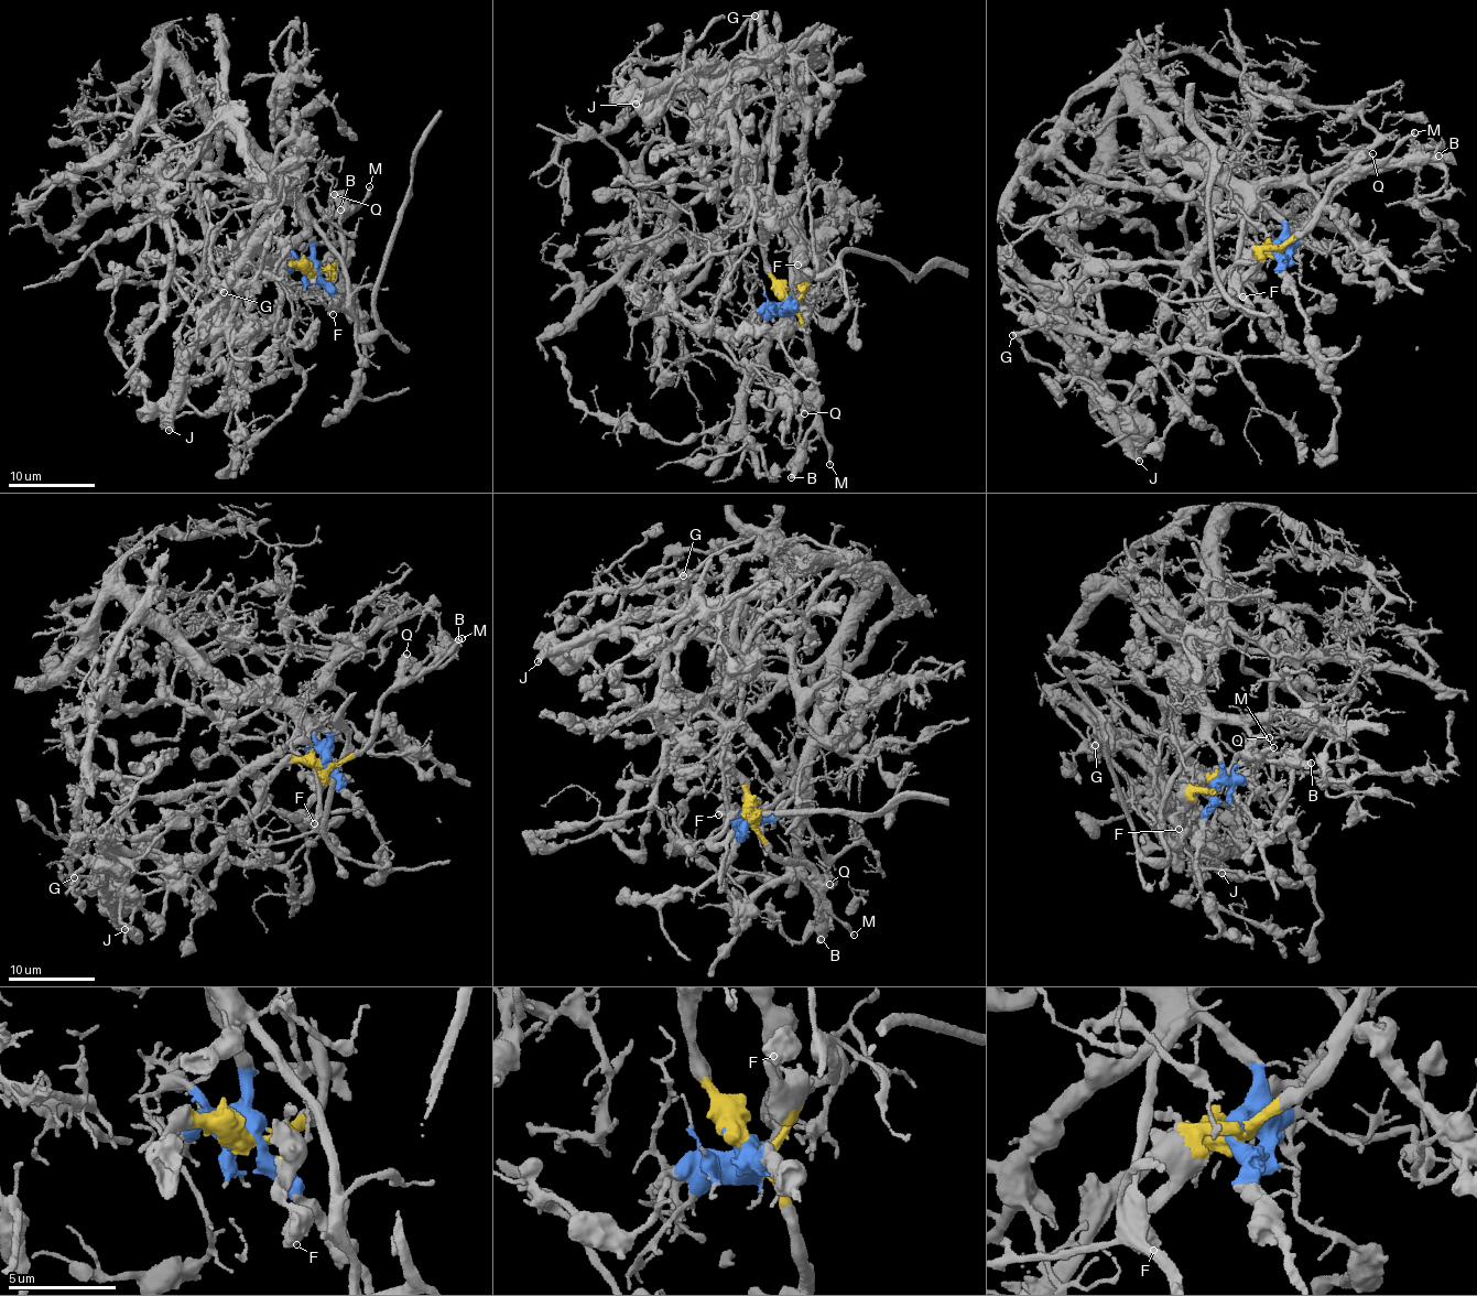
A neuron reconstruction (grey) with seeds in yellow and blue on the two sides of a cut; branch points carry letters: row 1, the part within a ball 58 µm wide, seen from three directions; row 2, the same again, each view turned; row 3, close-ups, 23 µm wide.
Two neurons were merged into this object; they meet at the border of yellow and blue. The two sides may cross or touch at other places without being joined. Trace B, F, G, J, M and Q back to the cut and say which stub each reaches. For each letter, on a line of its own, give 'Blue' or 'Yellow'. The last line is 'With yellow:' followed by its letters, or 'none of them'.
B: Yellow
F: Yellow
G: Yellow
J: Yellow
M: Yellow
Q: Yellow
With yellow: B, F, G, J, M, Q

